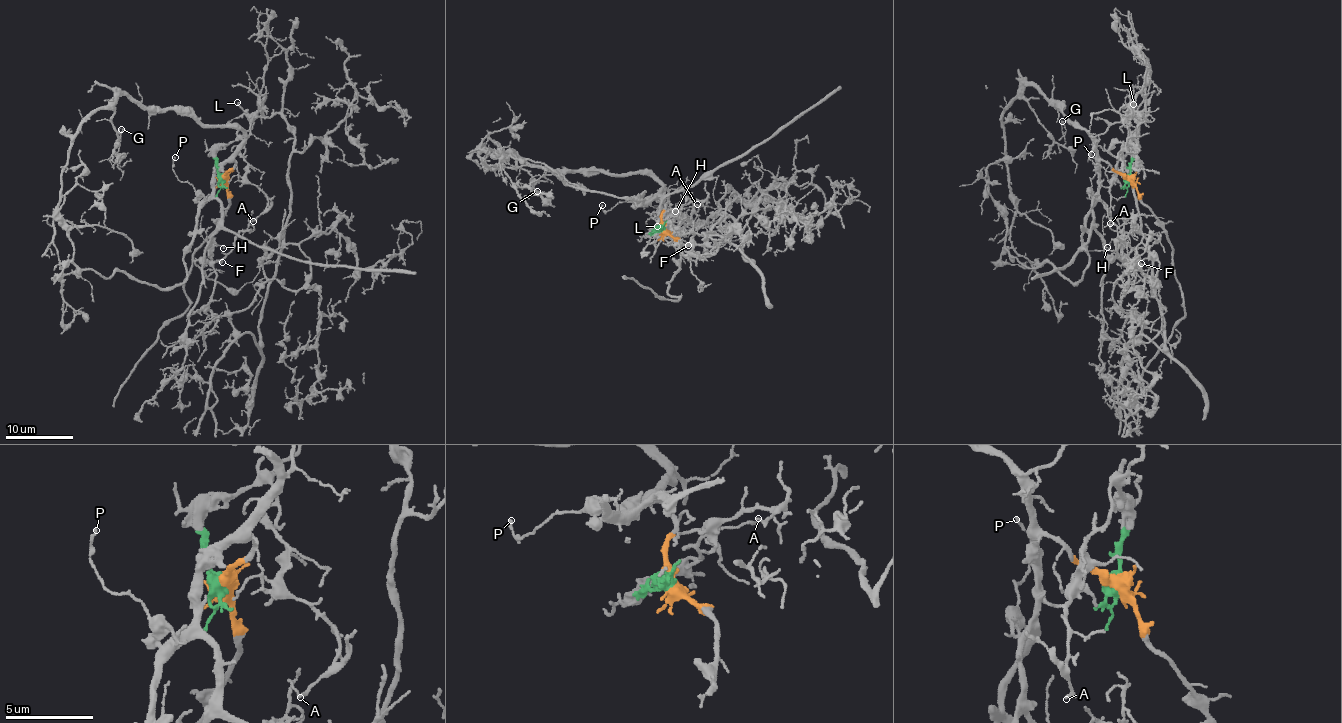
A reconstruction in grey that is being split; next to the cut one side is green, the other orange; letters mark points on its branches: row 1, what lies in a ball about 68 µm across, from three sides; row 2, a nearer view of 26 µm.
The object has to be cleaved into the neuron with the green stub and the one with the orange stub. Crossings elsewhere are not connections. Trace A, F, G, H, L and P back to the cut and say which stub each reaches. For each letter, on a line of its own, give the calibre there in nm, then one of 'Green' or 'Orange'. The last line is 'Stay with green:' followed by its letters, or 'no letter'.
A: Thickness 180 nm. Green
F: Thickness 170 nm. Orange
G: Thickness 110 nm. Orange
H: Thickness 80 nm. Orange
L: Thickness 160 nm. Green
P: Thickness 140 nm. Orange
Stay with green: A, L

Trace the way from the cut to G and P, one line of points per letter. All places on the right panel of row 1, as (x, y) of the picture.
G: (1130, 179), (1057, 104), (1026, 87), (1023, 98), (1056, 142), (1062, 120)
P: (1130, 179), (1101, 160), (1094, 197), (1089, 179), (1097, 168), (1097, 160), (1090, 153)

